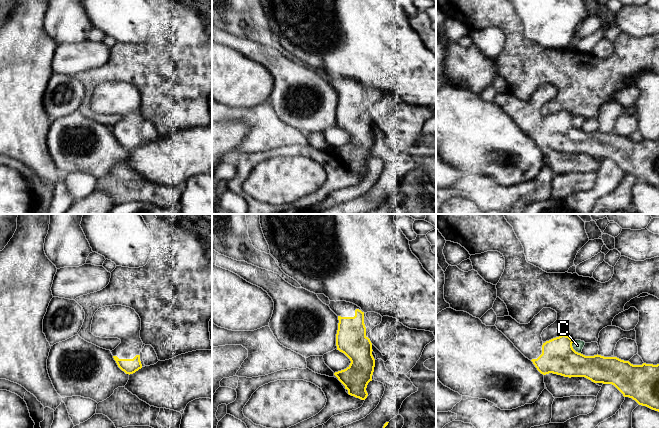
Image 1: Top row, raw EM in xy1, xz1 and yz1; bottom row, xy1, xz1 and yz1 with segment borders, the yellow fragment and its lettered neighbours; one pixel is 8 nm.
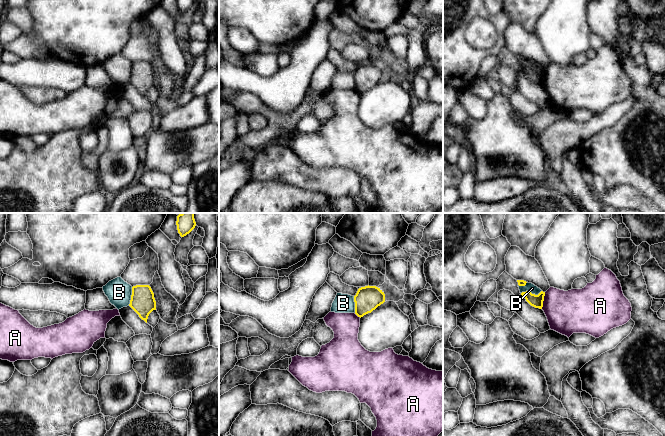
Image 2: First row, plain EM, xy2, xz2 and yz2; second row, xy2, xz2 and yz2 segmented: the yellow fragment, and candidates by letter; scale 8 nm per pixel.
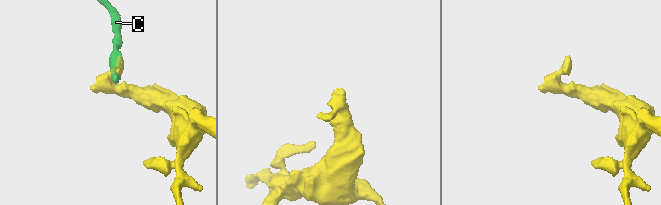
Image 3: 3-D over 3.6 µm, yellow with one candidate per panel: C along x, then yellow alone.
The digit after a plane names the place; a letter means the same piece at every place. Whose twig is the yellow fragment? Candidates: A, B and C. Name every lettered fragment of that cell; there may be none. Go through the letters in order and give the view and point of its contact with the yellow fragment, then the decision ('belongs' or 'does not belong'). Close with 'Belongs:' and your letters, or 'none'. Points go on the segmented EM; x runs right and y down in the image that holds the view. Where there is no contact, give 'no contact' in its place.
A: yz2 (543, 300) | does not belong
B: yz2 (531, 293) | does not belong
C: yz1 (572, 348) | does not belong
Belongs: none

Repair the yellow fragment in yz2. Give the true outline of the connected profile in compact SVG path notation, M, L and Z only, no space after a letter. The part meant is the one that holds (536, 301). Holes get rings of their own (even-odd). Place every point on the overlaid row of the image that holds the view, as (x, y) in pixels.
M530 291L522 292L521 295L533 307L542 309L545 292L541 291L538 295L532 294Z

